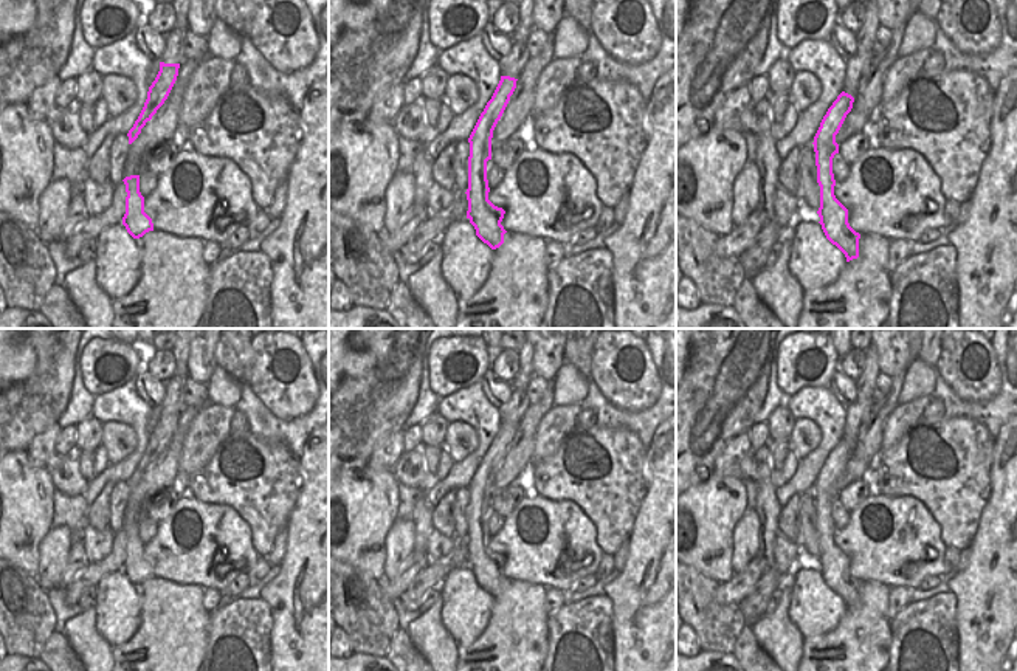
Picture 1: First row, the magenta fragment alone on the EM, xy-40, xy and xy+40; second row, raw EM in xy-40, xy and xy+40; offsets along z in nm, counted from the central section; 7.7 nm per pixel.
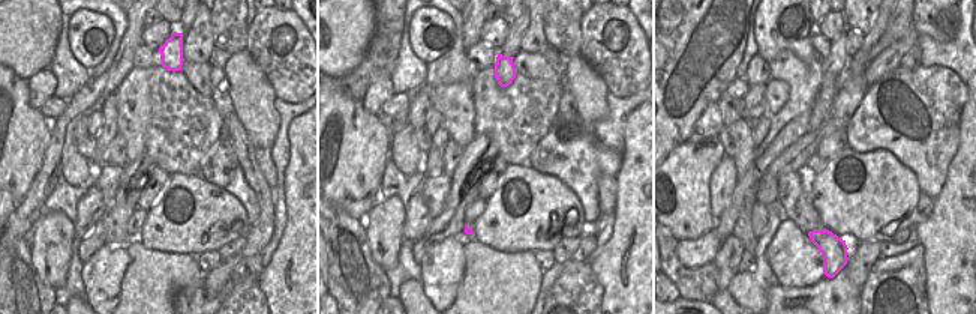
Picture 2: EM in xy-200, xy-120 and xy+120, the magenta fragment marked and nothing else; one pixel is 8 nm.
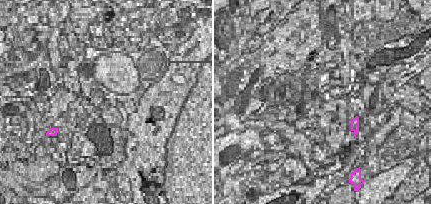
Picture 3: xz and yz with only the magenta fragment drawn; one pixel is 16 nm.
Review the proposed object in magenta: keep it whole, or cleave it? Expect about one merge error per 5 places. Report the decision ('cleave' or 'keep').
keep

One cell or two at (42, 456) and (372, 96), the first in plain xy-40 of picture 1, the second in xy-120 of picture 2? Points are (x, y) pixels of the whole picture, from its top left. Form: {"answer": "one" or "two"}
{"answer": "one"}

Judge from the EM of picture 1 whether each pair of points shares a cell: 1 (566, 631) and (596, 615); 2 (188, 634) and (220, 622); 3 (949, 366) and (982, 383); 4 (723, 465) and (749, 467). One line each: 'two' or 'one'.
1: one
2: two
3: one
4: two

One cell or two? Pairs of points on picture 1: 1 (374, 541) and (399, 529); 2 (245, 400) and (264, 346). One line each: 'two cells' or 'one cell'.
1: two cells
2: two cells

